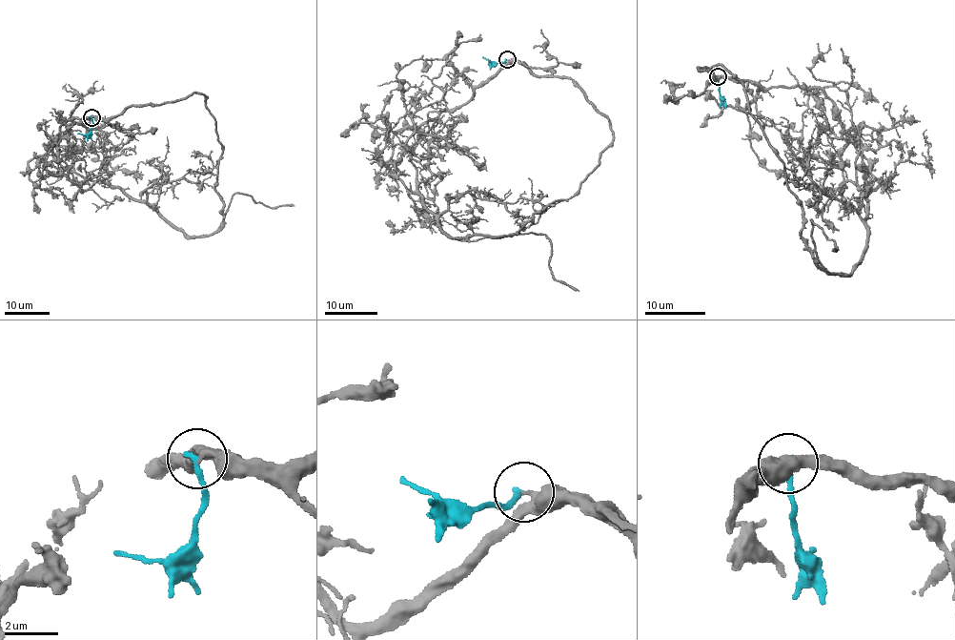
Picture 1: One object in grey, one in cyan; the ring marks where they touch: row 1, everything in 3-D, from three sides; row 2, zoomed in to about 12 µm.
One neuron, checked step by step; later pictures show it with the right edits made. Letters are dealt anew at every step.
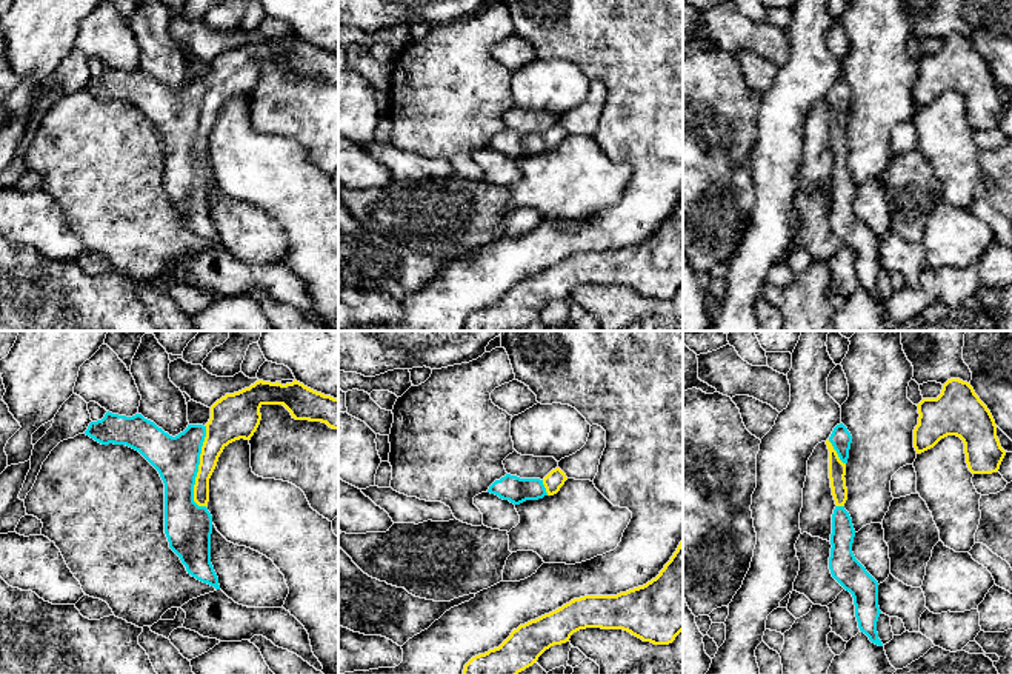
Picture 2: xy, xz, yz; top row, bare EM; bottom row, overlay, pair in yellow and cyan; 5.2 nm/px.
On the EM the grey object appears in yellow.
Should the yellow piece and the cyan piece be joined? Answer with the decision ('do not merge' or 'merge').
merge

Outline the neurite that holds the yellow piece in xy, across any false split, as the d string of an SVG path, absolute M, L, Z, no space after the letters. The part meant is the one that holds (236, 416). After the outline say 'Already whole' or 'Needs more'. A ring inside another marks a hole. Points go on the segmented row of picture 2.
M258 380L249 388L217 400L211 406L211 419L205 426L188 425L175 437L141 414L126 417L109 411L102 420L91 422L85 431L86 435L102 445L126 445L138 451L158 471L165 483L165 534L169 548L180 557L188 574L215 589L220 589L220 585L211 563L212 516L206 508L209 479L220 454L229 443L240 439L251 440L260 425L260 408L263 405L283 405L295 420L321 422L332 429L338 429L338 399L317 392L297 380L286 385Z. Needs more

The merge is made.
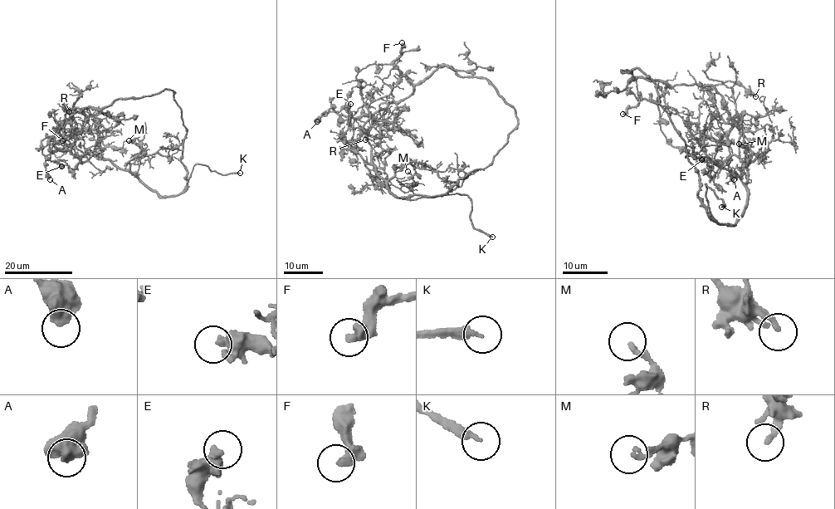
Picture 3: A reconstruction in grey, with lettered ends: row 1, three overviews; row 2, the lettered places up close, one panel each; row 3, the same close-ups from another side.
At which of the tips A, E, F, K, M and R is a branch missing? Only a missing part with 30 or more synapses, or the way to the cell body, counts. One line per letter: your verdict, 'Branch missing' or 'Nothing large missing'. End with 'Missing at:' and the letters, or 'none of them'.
A: Nothing large missing
E: Nothing large missing
F: Branch missing
K: Branch missing
M: Nothing large missing
R: Nothing large missing
Missing at: F, K

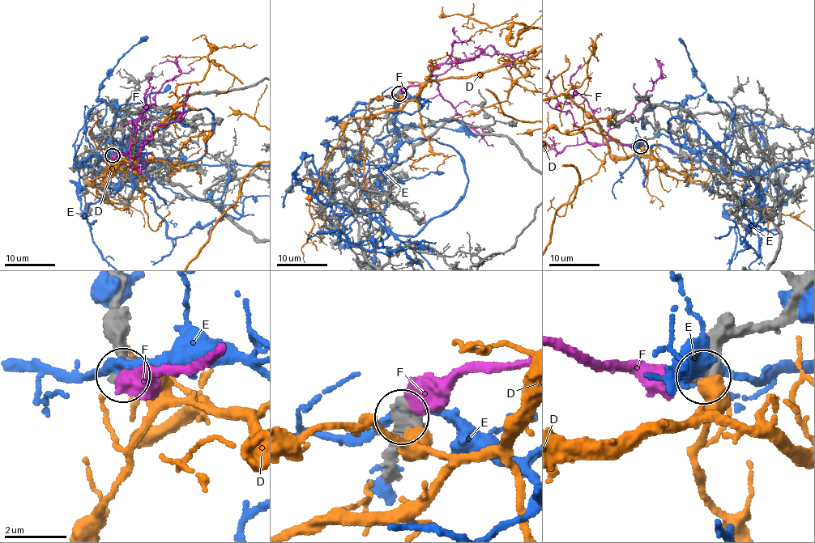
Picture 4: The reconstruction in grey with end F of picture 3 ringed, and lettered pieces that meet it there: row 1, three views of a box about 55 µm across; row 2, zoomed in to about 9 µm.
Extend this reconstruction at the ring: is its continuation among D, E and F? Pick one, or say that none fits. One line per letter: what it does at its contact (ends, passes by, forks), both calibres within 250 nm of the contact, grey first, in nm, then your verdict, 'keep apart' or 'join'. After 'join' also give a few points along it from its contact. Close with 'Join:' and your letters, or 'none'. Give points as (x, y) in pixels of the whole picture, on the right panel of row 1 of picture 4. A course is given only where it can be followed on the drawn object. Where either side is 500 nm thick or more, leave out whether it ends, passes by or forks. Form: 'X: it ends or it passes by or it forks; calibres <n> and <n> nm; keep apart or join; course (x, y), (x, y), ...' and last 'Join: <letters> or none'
D: calibres 600 and 600 nm; keep apart
E: calibres 600 and 300 nm; keep apart
F: calibres 500 and 600 nm; keep apart
Join: none

